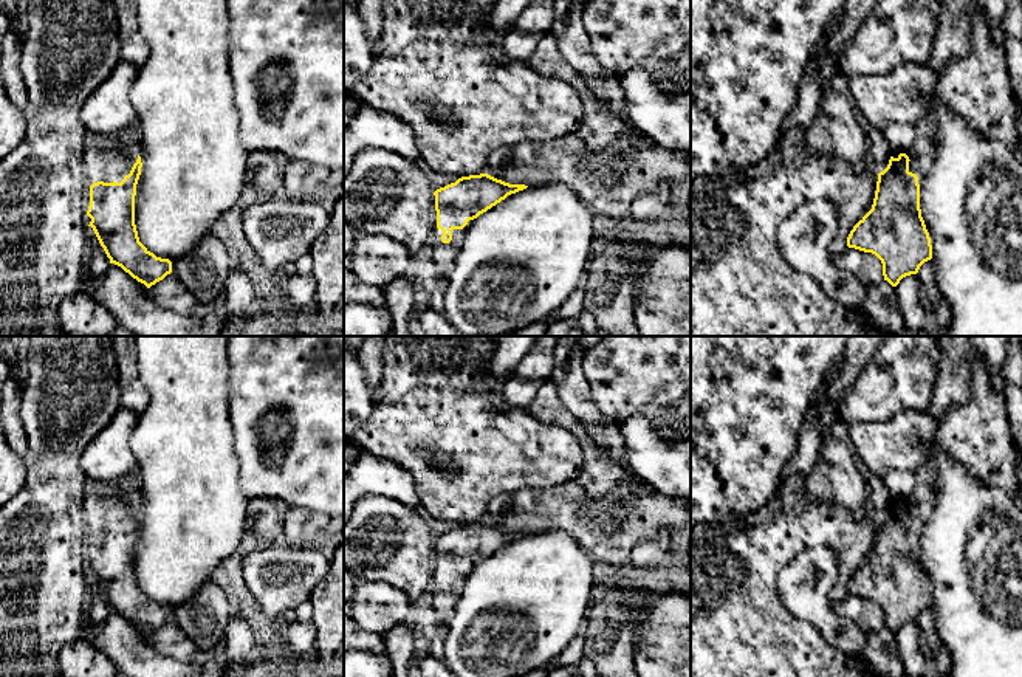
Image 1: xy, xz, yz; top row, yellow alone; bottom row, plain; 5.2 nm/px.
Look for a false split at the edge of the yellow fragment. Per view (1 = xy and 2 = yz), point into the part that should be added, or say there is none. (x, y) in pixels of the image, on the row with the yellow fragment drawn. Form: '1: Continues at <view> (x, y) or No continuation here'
1: Continues at xy (107, 158)
2: Continues at yz (922, 154)

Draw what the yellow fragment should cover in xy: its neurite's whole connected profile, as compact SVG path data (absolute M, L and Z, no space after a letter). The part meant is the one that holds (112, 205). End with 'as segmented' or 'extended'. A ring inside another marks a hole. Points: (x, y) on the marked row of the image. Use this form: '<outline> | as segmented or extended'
M88 133L84 144L85 209L110 263L147 288L172 273L169 259L156 257L138 237L135 195L141 175L139 141Z | extended

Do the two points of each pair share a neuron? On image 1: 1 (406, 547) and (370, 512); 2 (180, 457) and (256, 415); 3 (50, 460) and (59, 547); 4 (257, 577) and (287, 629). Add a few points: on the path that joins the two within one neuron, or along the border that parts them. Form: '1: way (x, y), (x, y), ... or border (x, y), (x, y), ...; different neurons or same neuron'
1: way (398, 539), (380, 521); same neuron
2: border (226, 392), (233, 451), (239, 463); different neurons
3: way (56, 482), (56, 525); same neuron
4: border (282, 618), (276, 623); different neurons

